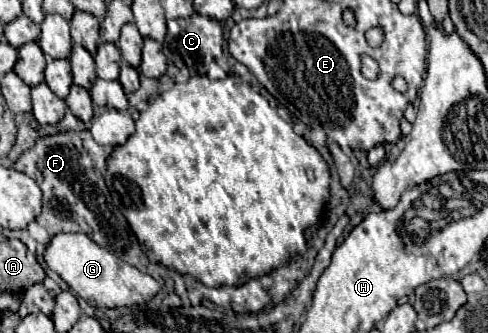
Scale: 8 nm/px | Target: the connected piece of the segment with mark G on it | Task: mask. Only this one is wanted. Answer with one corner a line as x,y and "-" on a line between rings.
57,234
45,250
45,262
55,270
81,298
95,308
117,308
145,304
161,290
161,284
149,274
139,272
135,266
123,262
109,250
97,246
85,234

